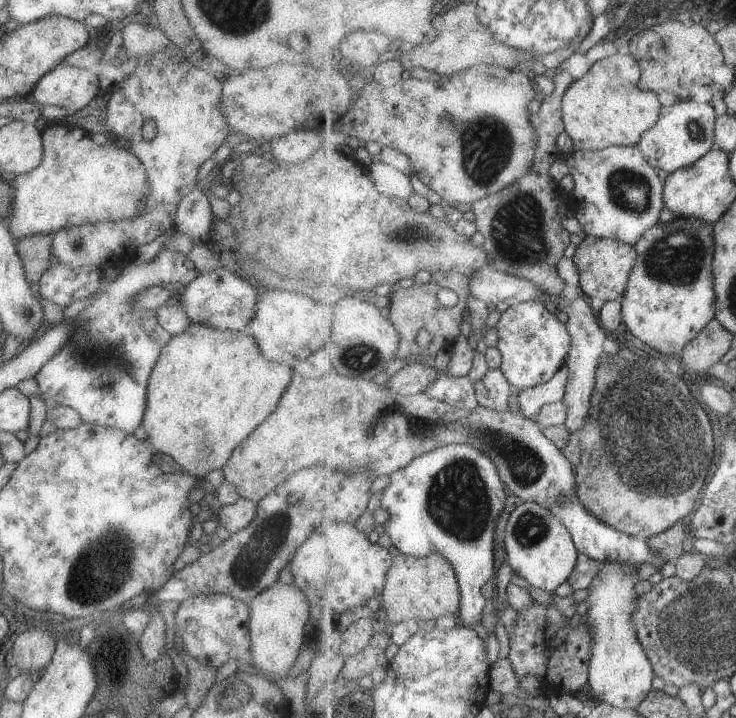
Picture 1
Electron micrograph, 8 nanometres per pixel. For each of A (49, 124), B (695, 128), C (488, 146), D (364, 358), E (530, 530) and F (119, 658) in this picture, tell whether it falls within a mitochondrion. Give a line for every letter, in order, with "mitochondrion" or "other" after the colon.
A: other
B: mitochondrion
C: mitochondrion
D: mitochondrion
E: mitochondrion
F: other

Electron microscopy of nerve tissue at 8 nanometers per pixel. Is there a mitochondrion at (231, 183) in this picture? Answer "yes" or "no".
no

